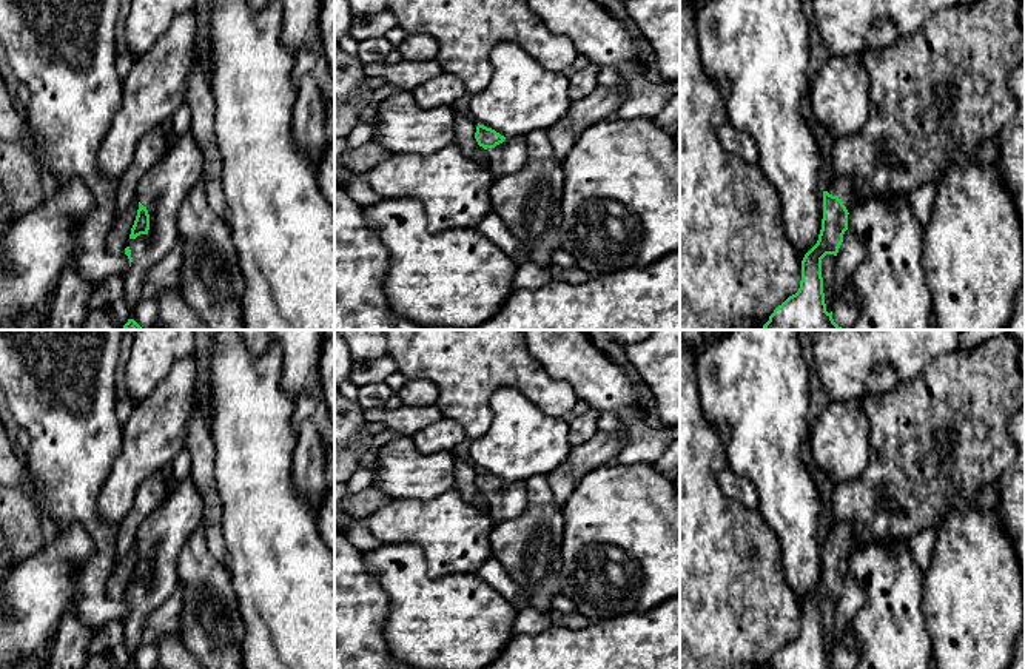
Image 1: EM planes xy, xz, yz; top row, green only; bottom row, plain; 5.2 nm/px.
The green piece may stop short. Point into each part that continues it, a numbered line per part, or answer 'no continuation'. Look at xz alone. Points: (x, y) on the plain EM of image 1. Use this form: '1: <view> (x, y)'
1: xz (510, 501)

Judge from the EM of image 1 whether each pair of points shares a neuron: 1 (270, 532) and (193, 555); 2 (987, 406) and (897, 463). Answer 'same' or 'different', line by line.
1: different
2: same

